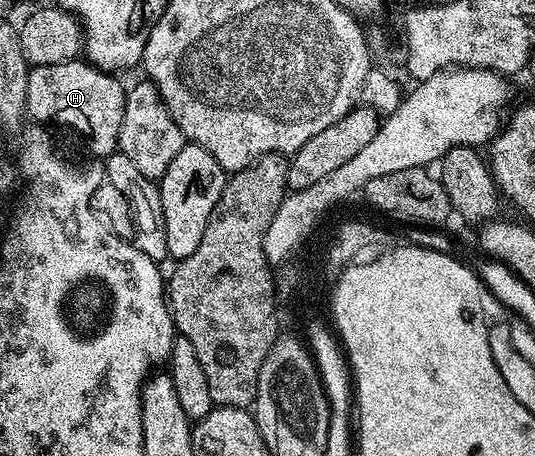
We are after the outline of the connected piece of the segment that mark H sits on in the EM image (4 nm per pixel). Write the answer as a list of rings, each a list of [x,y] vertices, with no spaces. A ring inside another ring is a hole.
[[[82,58],[70,59],[61,65],[31,67],[27,72],[25,112],[35,123],[56,123],[67,131],[76,131],[79,139],[95,155],[115,154],[119,145],[121,117],[125,113],[127,91],[114,74],[100,71]]]

